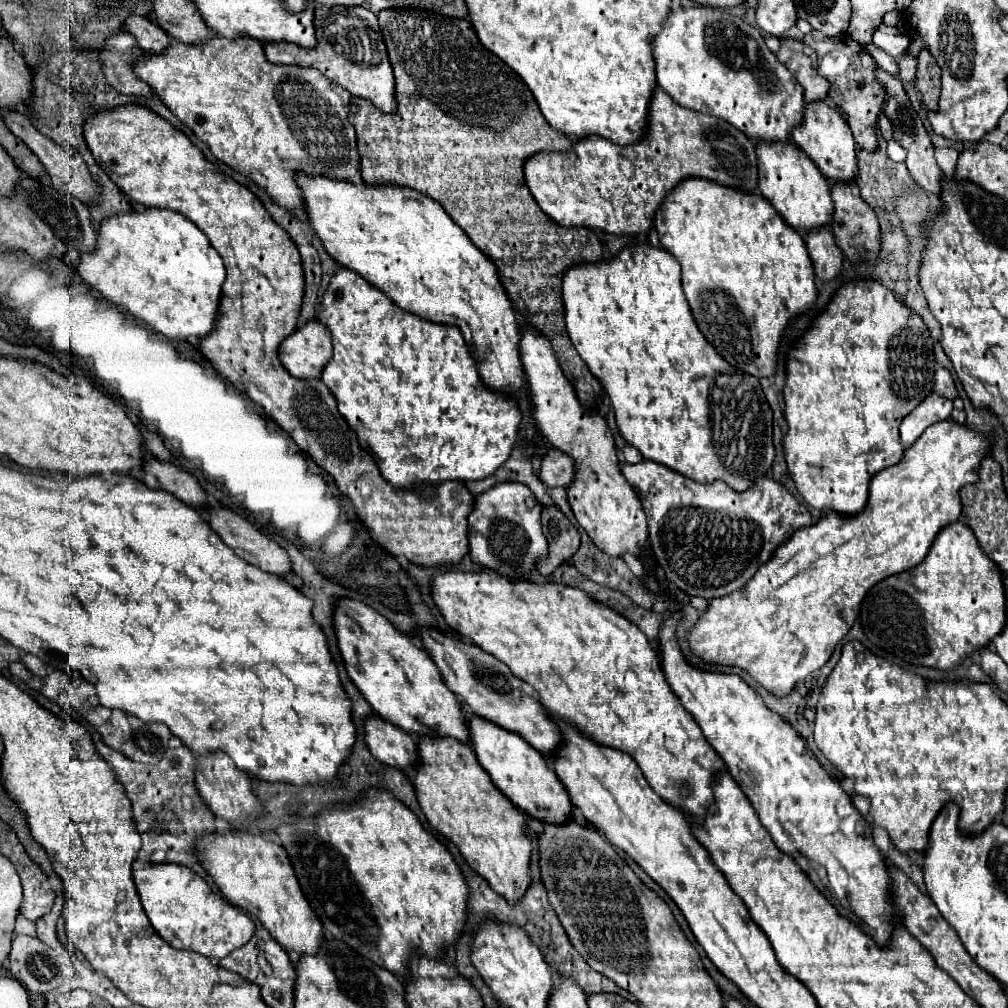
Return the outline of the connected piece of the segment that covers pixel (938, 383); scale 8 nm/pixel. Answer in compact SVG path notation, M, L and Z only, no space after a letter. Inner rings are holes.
M944 368L936 370L936 374L934 374L934 392L938 392L940 396L944 396L948 400L958 398L958 390L956 390L954 380L952 380L948 370L944 370Z

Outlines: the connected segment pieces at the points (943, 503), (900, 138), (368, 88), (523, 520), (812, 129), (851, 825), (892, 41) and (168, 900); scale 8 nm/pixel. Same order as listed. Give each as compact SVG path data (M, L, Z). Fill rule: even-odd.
M952 420L926 428L926 432L904 450L898 464L880 470L872 478L868 504L862 512L854 516L834 510L826 512L816 524L794 532L794 536L774 552L772 560L758 568L746 588L710 600L706 614L688 636L694 654L706 662L740 666L766 690L776 696L786 696L798 680L820 670L830 660L836 644L856 622L868 590L876 582L920 564L940 528L958 520L962 512L958 490L968 482L978 482L978 468L986 450L990 450L990 440Z
M876 68L876 70L874 70L874 76L876 76L876 80L878 80L878 82L884 86L884 90L886 90L886 104L884 104L882 114L888 116L888 120L892 122L894 140L908 152L908 156L906 156L906 166L908 166L912 178L914 178L926 192L932 192L932 194L940 196L942 170L940 170L938 164L936 164L934 146L932 146L932 142L930 142L930 136L928 136L928 132L924 130L922 120L920 120L920 116L916 114L916 110L910 106L910 98L908 98L908 94L906 94L902 82L900 82L896 76L892 76L892 74L888 74L886 70L882 70L882 68Z
M316 4L314 28L316 46L302 48L296 44L266 44L266 58L274 64L296 64L316 68L334 84L346 88L352 96L370 100L382 112L394 112L394 74L376 14L364 6L326 8L322 4Z
M498 482L484 494L476 496L474 510L468 516L470 558L476 564L492 568L512 580L528 576L536 560L546 554L546 538L542 534L540 512L540 502L530 492L530 488L520 482Z
M808 102L804 104L802 122L792 128L792 140L810 156L810 160L818 166L818 170L830 182L852 182L858 166L856 166L856 148L850 126L846 124L842 112L828 102Z
M678 606L670 610L670 616L660 624L658 634L658 650L662 658L662 672L672 688L672 692L680 698L682 706L694 716L700 724L704 738L714 748L714 752L724 760L726 770L732 774L734 782L742 788L752 808L756 810L762 826L770 832L774 844L796 856L796 862L808 872L810 880L832 900L832 904L848 918L852 918L864 932L868 932L878 944L886 944L890 940L892 924L898 922L894 908L888 902L890 878L886 876L886 864L880 850L872 840L872 826L860 816L860 812L852 806L848 794L840 788L840 784L814 760L806 754L802 738L792 730L792 726L766 708L764 700L738 676L738 674L722 674L696 668L688 664L682 656L676 628L682 622L682 612Z
M882 24L878 30L875 30L872 42L884 52L888 52L890 56L900 56L908 48L910 38L906 32L900 32L898 28L888 28Z
M168 862L150 864L134 870L134 884L152 928L176 950L192 950L210 960L220 960L254 936L252 918L212 892L206 880L190 868Z

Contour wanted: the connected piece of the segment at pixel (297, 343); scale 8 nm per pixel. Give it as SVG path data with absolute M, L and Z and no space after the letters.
M310 320L280 344L278 356L290 376L302 380L320 378L332 358L330 334L318 320Z

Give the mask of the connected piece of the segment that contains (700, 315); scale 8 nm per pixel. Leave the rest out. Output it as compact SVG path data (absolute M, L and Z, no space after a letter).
M696 176L684 178L676 188L672 188L666 194L662 206L656 210L654 228L658 230L662 248L668 250L682 266L682 290L686 294L692 316L694 316L700 332L704 334L704 338L716 348L718 354L722 354L728 360L730 366L734 366L742 372L748 372L752 376L772 376L776 370L776 352L778 352L778 344L780 344L780 334L784 332L784 328L792 316L804 312L816 300L814 268L812 268L812 262L810 262L810 256L808 256L808 250L806 250L806 244L804 244L804 238L800 236L800 232L790 228L790 224L786 224L786 220L782 220L782 216L772 208L772 204L760 192L742 192L742 190L726 188L722 184L716 184L712 180L702 180Z

